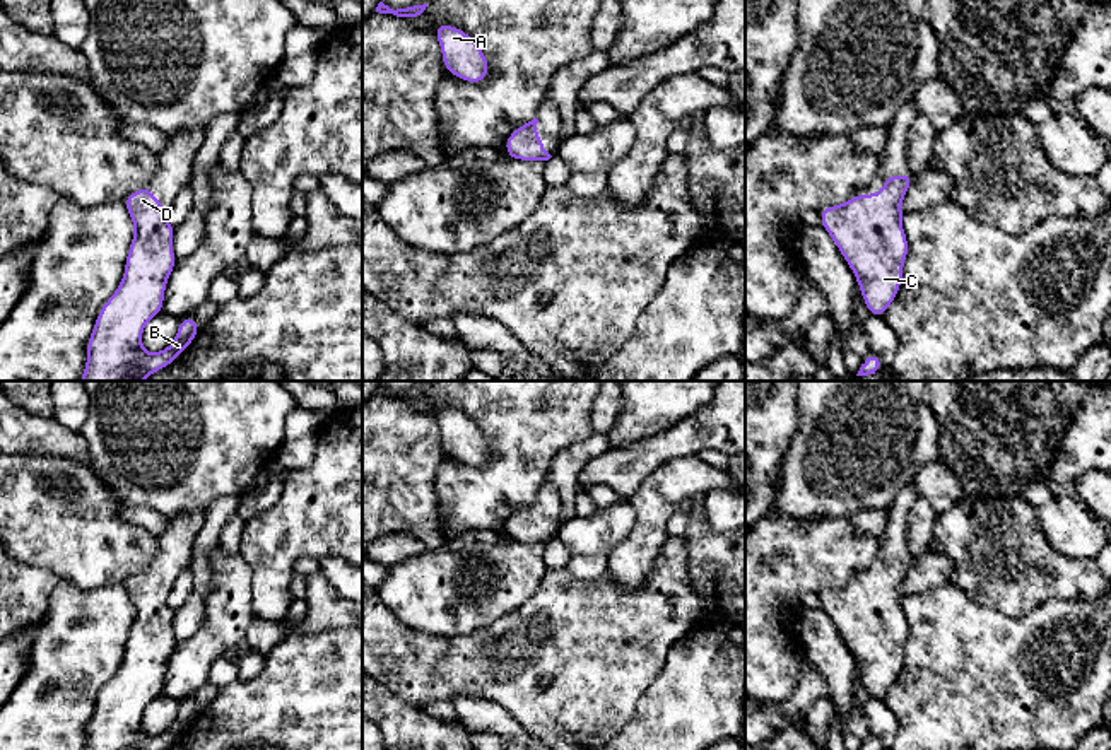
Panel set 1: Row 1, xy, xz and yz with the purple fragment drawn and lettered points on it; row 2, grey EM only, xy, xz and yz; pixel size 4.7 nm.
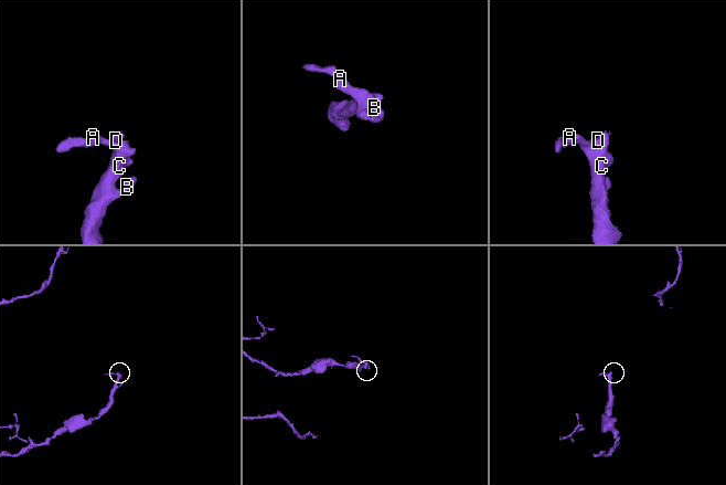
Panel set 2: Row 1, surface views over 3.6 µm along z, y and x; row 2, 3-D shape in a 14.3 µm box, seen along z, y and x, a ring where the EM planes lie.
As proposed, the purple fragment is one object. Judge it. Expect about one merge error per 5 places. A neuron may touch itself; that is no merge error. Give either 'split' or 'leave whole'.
leave whole

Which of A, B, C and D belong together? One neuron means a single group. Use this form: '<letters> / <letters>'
A B C D

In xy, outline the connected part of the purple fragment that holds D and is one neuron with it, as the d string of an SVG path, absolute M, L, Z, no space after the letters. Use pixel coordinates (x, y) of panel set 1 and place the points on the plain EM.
M149 569L132 574L123 586L135 617L123 661L97 695L87 723L85 750L168 750L202 712L191 699L183 699L176 721L164 733L150 736L140 726L144 709L164 688L166 666L176 649L176 610L168 605L164 588Z

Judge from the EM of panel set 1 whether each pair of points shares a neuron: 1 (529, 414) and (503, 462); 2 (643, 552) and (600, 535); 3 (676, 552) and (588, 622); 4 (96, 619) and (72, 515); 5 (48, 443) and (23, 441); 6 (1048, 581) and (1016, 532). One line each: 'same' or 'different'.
1: same
2: different
3: same
4: different
5: same
6: same

